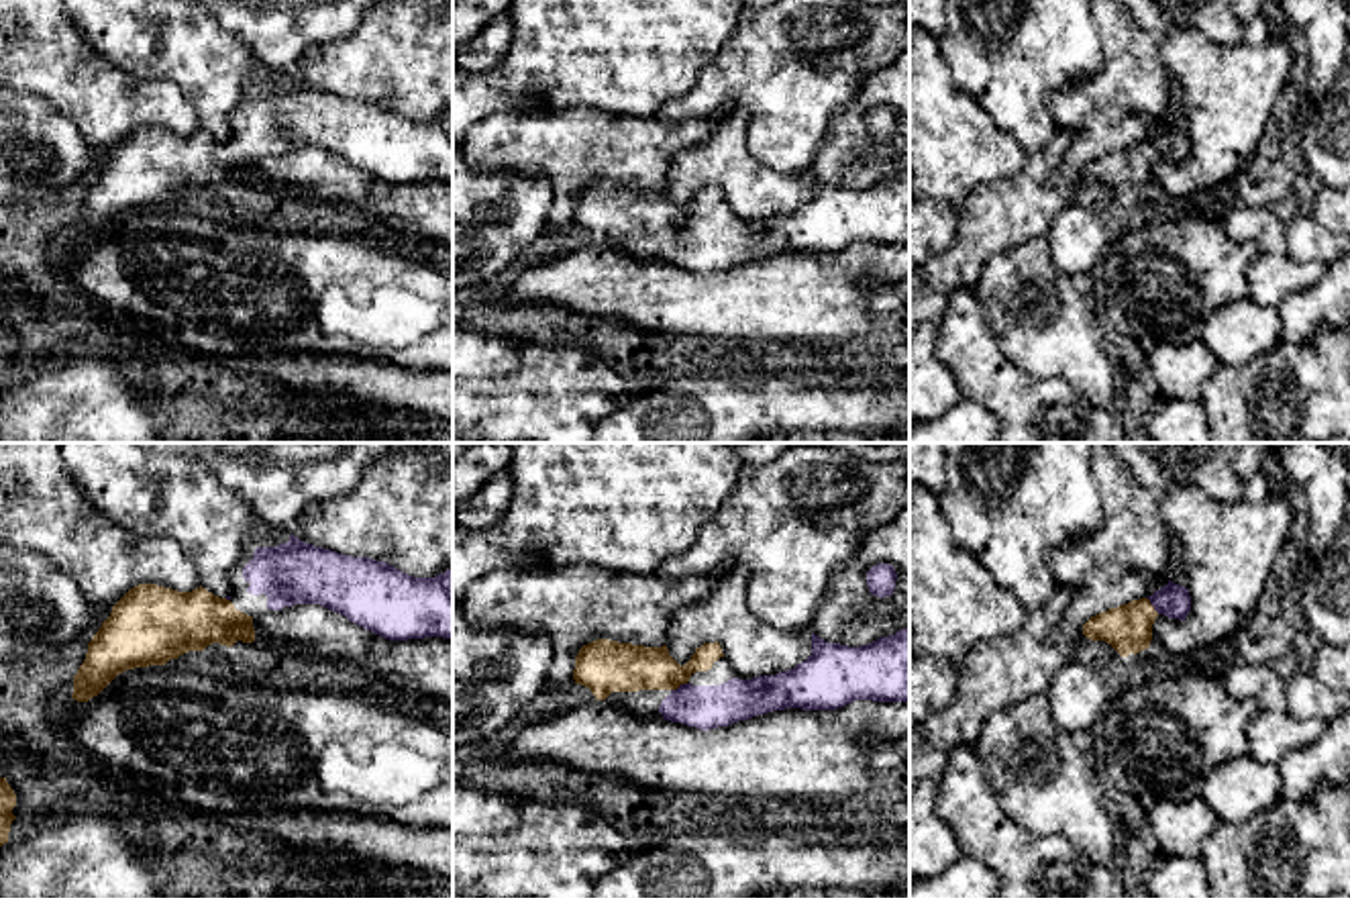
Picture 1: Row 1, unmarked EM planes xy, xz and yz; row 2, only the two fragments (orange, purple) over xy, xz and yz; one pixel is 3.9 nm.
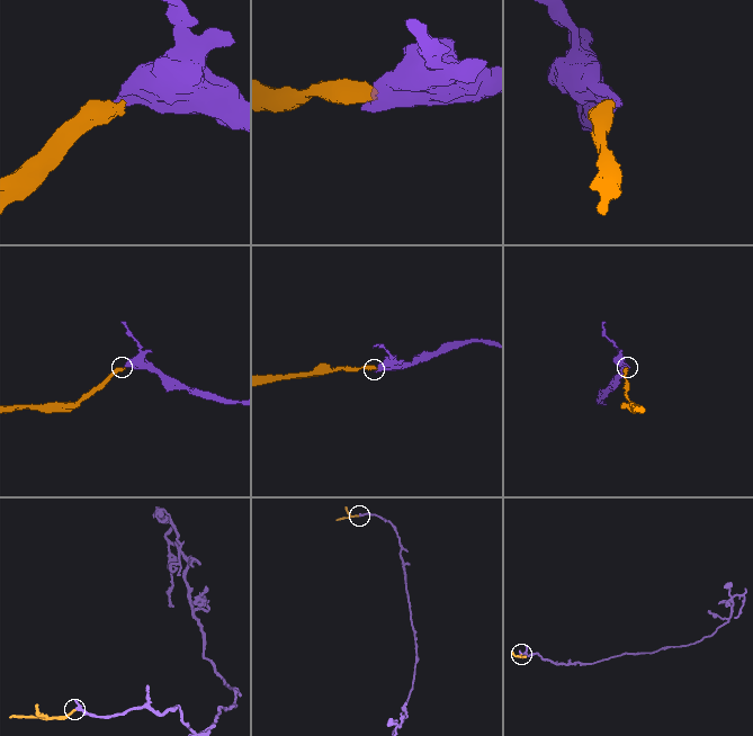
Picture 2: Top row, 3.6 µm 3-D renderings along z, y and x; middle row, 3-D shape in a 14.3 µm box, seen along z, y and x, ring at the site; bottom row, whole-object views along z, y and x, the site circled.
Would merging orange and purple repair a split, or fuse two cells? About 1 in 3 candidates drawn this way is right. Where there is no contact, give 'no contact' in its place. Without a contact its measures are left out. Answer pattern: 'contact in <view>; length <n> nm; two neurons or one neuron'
contact in yz; length 80 nm; one neuron

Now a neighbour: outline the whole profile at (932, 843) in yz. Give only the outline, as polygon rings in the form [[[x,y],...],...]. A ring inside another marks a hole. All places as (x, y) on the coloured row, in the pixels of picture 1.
[[[924,780],[910,794],[910,876],[934,878],[960,855],[954,831],[936,810],[938,780]]]

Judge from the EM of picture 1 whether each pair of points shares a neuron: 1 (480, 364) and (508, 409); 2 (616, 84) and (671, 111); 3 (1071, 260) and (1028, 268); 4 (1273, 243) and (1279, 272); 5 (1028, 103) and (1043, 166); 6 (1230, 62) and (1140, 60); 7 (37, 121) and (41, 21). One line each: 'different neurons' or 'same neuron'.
1: different neurons
2: different neurons
3: different neurons
4: different neurons
5: different neurons
6: different neurons
7: different neurons

